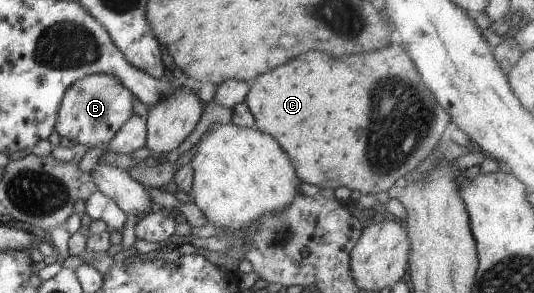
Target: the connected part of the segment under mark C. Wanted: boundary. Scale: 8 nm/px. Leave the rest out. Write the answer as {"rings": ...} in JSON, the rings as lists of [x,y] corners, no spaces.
{"rings":[[[396,39],[392,40],[390,44],[383,48],[375,49],[371,52],[356,54],[351,59],[340,59],[334,61],[330,55],[326,53],[318,53],[318,51],[308,51],[298,55],[296,59],[288,60],[286,63],[277,65],[271,70],[265,71],[263,74],[257,75],[254,81],[250,84],[248,93],[244,96],[243,102],[250,110],[254,118],[255,129],[262,133],[273,137],[280,146],[280,149],[286,153],[290,158],[295,169],[296,177],[304,183],[315,185],[319,188],[330,187],[336,189],[344,186],[348,189],[359,191],[361,195],[370,194],[371,196],[380,193],[380,191],[387,191],[392,187],[392,184],[398,179],[406,175],[408,172],[418,167],[418,163],[423,161],[428,155],[436,150],[436,143],[442,135],[442,131],[446,124],[451,121],[450,116],[447,115],[446,110],[442,109],[441,105],[435,100],[434,94],[424,85],[417,69],[414,67],[410,56],[405,52],[400,42]]]}

